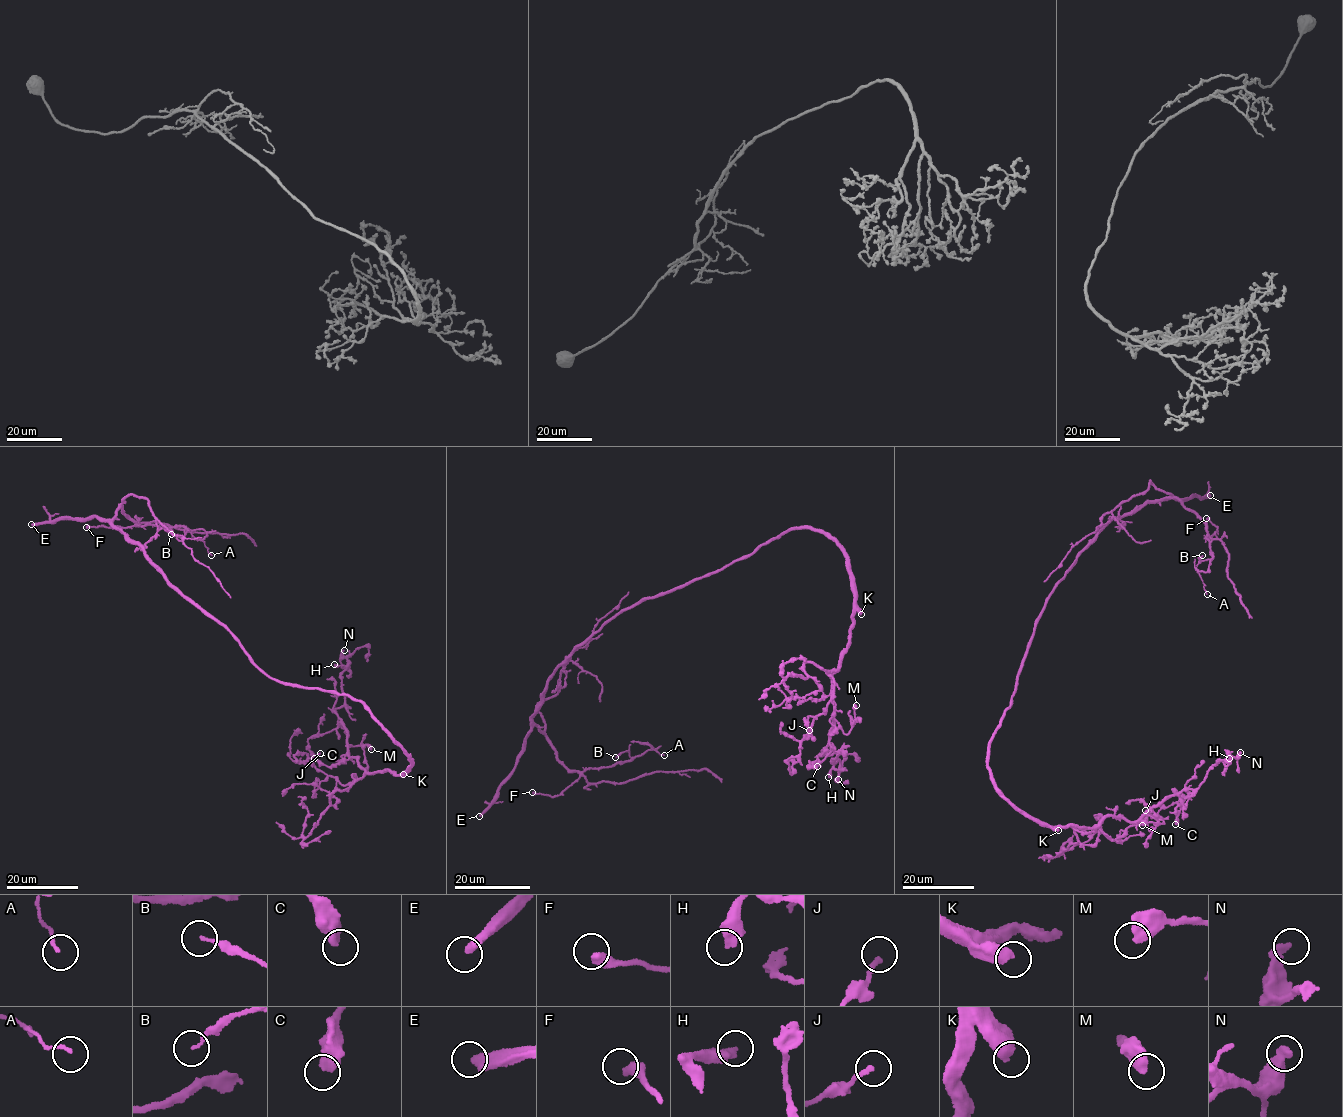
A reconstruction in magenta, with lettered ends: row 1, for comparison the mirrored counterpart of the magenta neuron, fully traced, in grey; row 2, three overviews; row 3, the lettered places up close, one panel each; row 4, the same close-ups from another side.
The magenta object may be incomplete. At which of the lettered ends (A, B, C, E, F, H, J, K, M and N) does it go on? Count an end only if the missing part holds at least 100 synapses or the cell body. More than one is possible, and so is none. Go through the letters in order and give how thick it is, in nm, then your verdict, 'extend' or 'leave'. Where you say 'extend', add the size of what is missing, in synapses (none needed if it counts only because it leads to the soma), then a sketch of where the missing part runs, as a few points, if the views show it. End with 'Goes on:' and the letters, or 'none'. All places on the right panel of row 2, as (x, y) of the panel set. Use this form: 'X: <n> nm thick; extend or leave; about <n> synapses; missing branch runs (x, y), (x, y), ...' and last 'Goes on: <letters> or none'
A: 110 nm thick; leave
B: 150 nm thick; leave
C: 480 nm thick; leave
E: 420 nm thick; extend
F: 440 nm thick; leave
H: 380 nm thick; leave
J: 200 nm thick; leave
K: 500 nm thick; extend; about 800 synapses; missing branch runs (1058, 830), (1101, 822), (1155, 822), (1203, 786), (1205, 814), (1222, 825), (1218, 833), (1200, 835)
M: 550 nm thick; leave
N: 360 nm thick; leave
Goes on: E, K

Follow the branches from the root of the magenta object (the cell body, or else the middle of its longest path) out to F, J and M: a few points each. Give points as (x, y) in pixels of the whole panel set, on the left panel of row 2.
F: (294, 684), (268, 676), (240, 642), (112, 525), (122, 506), (134, 524), (86, 527)
J: (294, 684), (358, 699), (411, 763), (397, 775), (352, 774), (344, 785), (308, 760), (320, 753)
M: (294, 684), (358, 699), (411, 763), (397, 775), (372, 773), (346, 751), (349, 744), (371, 749)

